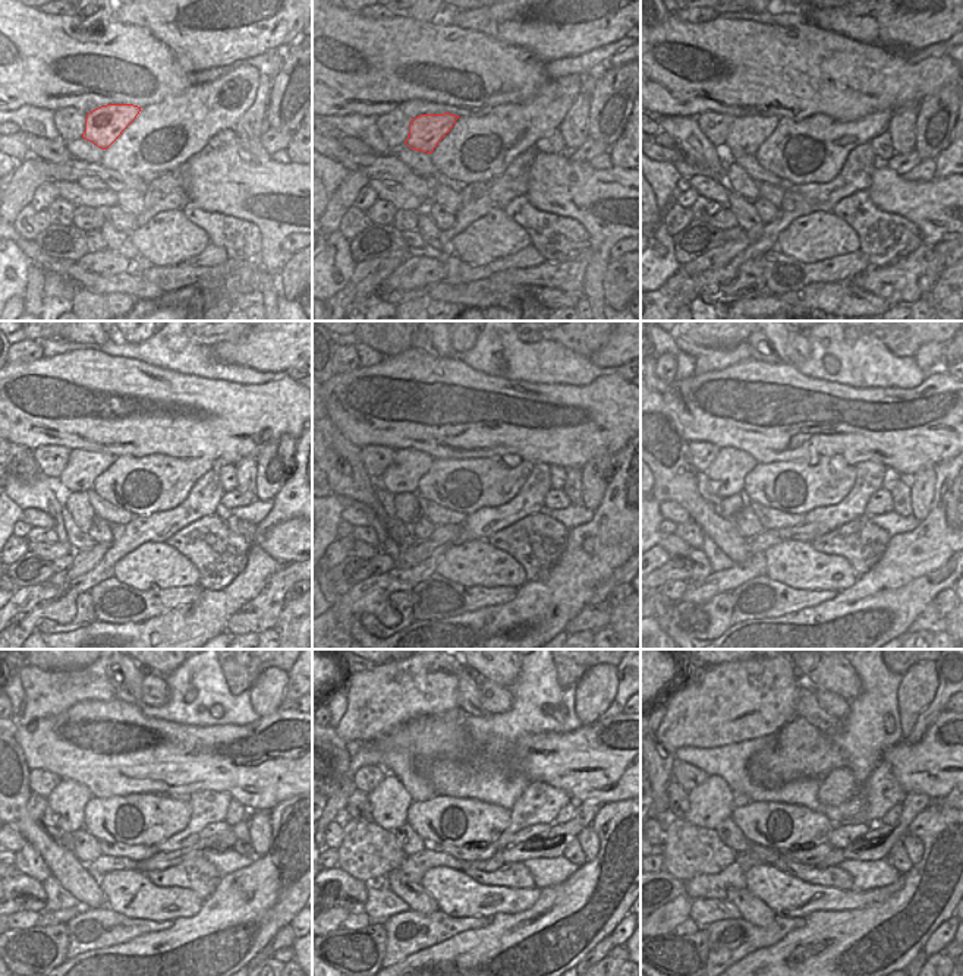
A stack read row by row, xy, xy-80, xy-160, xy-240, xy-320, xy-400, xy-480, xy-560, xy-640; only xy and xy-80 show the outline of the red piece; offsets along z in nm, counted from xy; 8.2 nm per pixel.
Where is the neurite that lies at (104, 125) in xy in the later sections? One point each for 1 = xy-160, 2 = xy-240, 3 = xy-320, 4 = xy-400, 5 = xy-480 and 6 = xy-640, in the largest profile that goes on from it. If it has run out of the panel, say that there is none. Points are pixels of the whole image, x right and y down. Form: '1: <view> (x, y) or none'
1: xy-160 (748, 134)
2: xy-240 (84, 466)
3: xy-320 (402, 475)
4: xy-400 (730, 466)
5: xy-480 (68, 799)
6: xy-640 (711, 802)

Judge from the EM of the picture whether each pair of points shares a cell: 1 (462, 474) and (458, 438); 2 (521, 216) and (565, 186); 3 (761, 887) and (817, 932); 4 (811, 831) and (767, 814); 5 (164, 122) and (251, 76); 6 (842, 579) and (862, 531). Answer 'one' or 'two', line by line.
1: two
2: two
3: two
4: one
5: one
6: two

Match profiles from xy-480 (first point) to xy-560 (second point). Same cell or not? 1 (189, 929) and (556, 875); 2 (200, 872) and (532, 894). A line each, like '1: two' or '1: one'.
1: two
2: two

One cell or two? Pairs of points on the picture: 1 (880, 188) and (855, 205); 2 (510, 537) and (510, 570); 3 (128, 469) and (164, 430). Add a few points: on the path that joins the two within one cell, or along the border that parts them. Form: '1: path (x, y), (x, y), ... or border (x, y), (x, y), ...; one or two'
1: border (866, 191), (878, 208), (897, 214); two
2: border (487, 541), (510, 554), (524, 569), (526, 579); two
3: border (176, 456), (144, 455), (117, 457); two

